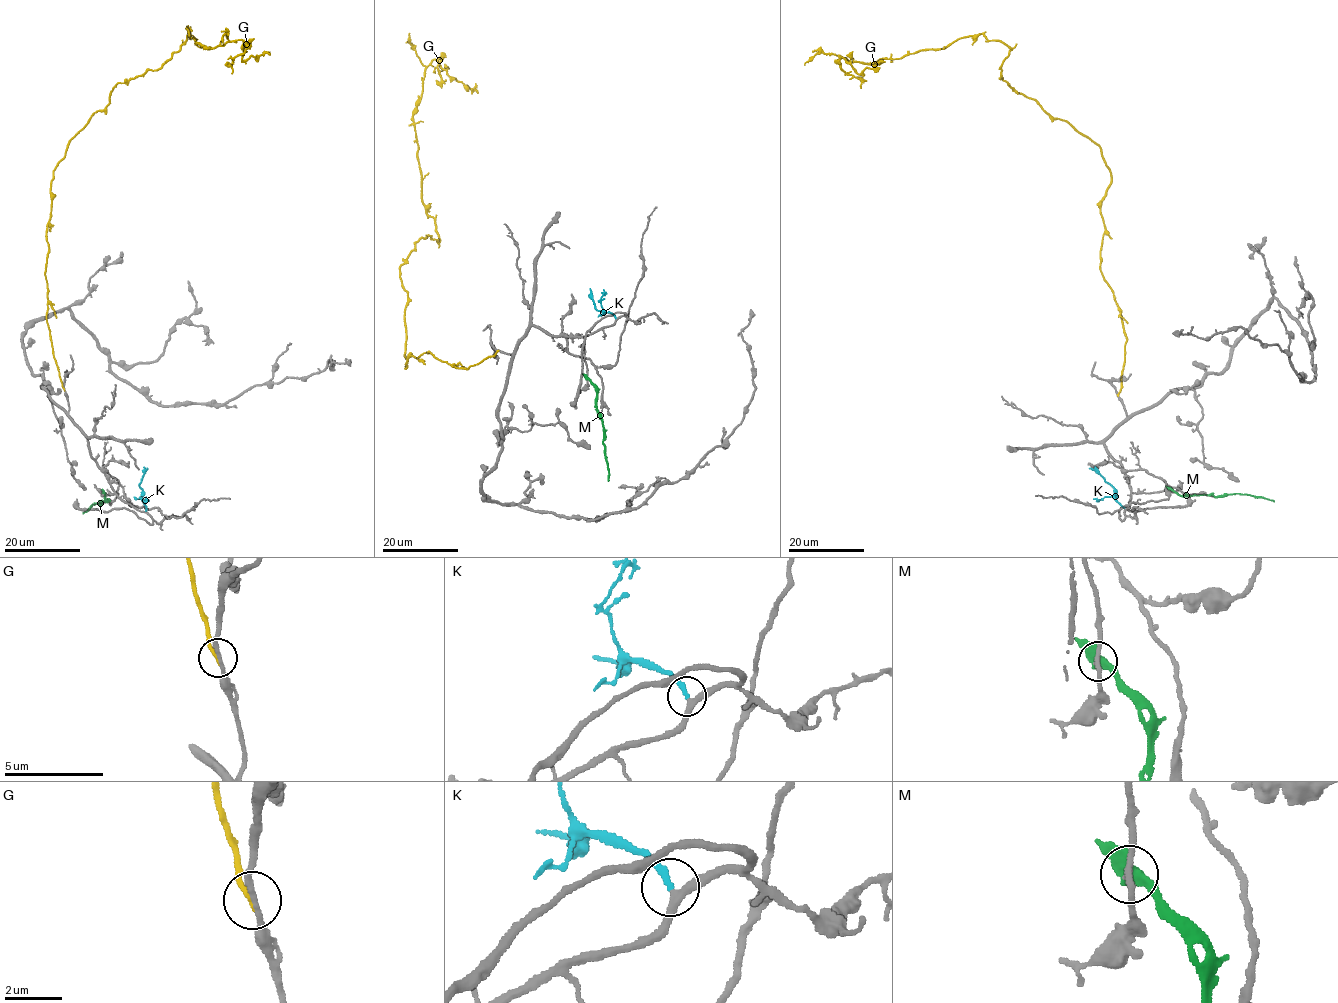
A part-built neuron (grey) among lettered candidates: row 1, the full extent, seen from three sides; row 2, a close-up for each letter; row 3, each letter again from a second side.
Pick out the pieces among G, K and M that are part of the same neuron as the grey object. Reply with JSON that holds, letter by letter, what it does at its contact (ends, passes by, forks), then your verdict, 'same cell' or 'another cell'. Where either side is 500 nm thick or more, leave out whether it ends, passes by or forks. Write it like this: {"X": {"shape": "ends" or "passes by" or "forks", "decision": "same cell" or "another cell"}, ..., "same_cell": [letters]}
{"G": {"shape": "ends", "decision": "another cell"}, "K": {"shape": "ends", "decision": "same cell"}, "M": {"shape": "passes by", "decision": "another cell"}, "same_cell": ["K"]}

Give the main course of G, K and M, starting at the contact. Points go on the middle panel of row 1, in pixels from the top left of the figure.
G: (498, 351), (404, 368), (400, 266), (438, 241), (413, 110), (435, 60), (475, 83)
K: (615, 318), (595, 308), (589, 288)
M: (587, 378), (595, 386), (597, 413), (602, 424), (608, 481)

